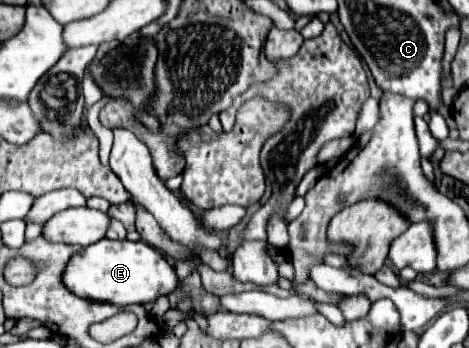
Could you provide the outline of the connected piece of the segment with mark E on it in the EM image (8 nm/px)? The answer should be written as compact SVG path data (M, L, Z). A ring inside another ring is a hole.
M102 238L76 252L62 272L62 282L72 294L78 294L80 298L116 306L148 304L160 296L168 296L178 286L176 272L160 250L148 246L146 242L108 238Z

